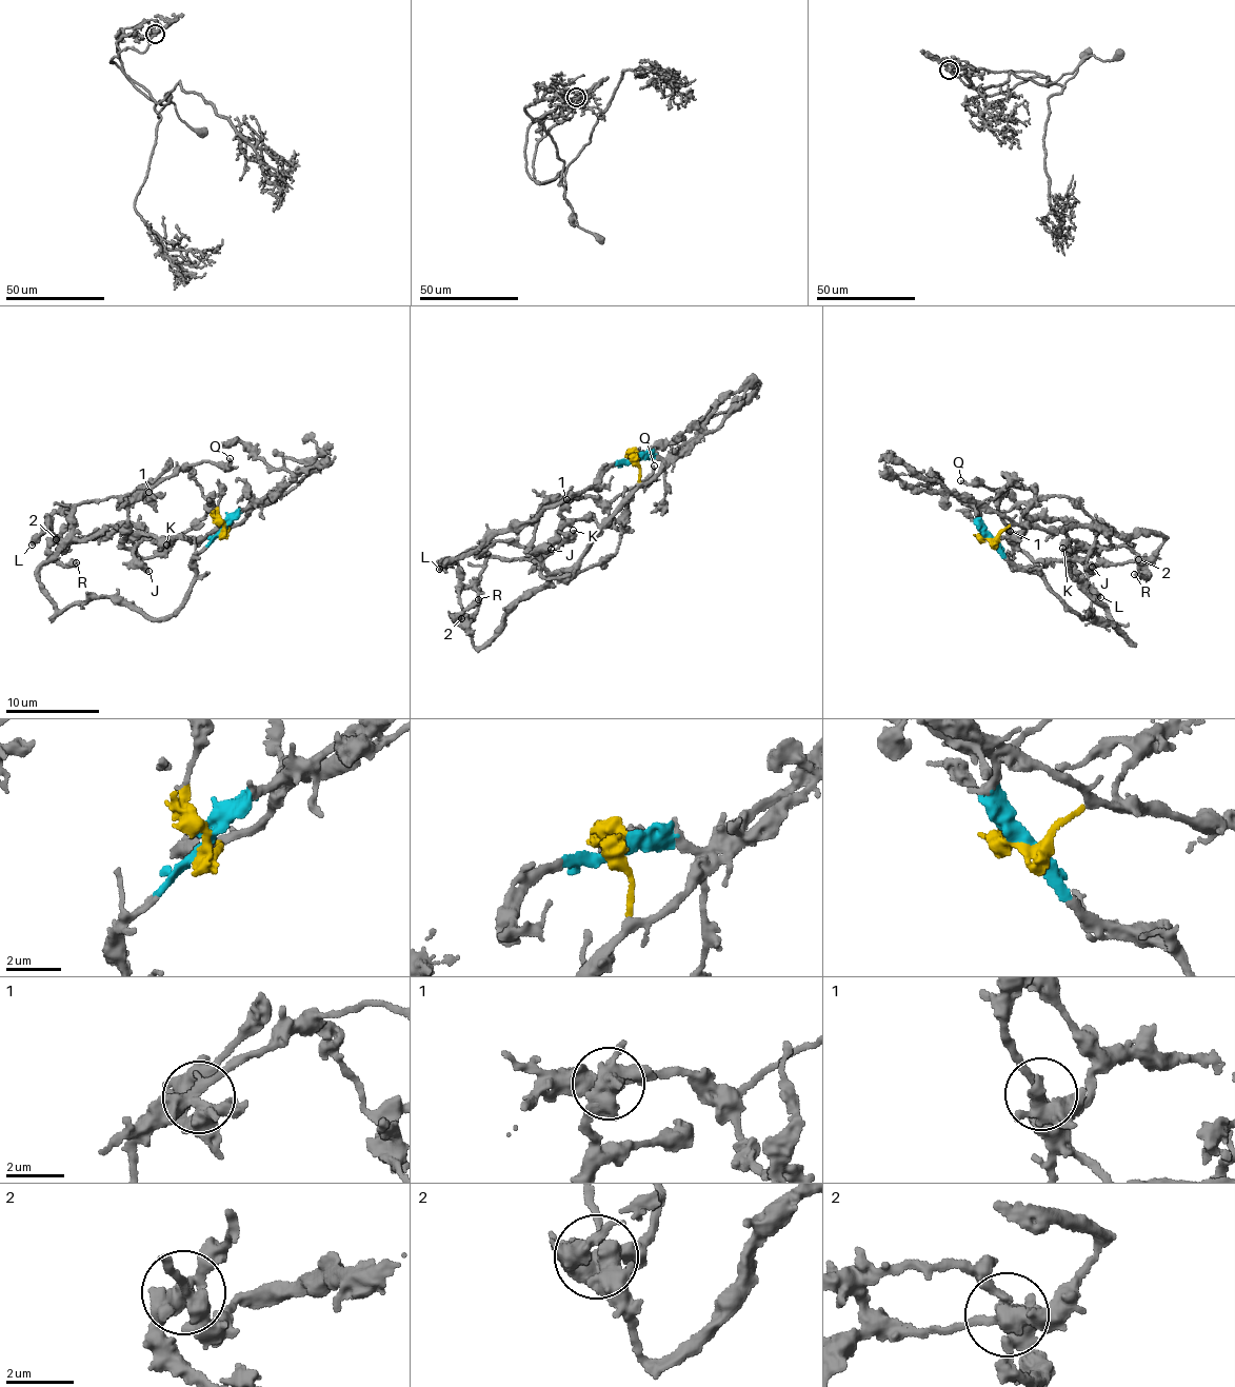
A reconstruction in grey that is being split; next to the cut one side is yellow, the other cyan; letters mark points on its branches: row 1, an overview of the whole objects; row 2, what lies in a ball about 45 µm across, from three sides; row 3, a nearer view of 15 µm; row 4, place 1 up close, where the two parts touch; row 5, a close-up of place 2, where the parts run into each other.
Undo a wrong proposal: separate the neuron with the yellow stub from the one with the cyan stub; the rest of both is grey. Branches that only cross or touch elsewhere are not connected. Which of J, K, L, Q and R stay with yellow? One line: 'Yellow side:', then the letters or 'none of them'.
Yellow side: J, L, Q

